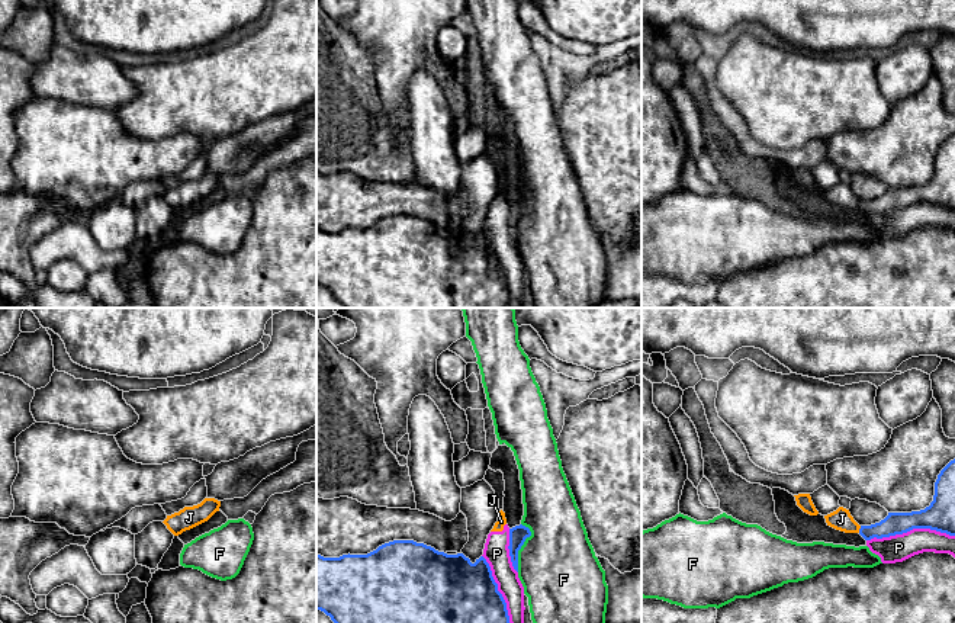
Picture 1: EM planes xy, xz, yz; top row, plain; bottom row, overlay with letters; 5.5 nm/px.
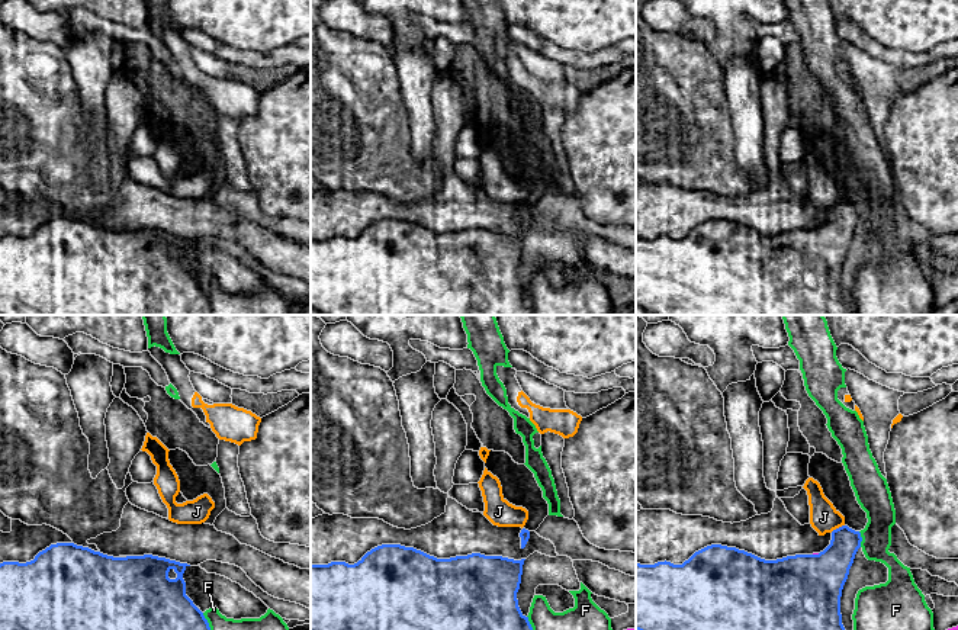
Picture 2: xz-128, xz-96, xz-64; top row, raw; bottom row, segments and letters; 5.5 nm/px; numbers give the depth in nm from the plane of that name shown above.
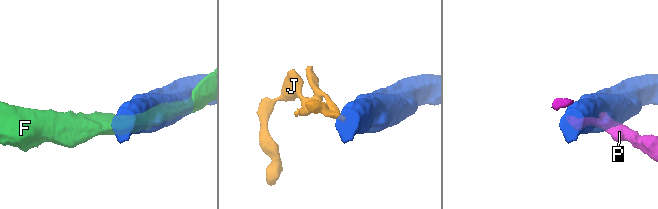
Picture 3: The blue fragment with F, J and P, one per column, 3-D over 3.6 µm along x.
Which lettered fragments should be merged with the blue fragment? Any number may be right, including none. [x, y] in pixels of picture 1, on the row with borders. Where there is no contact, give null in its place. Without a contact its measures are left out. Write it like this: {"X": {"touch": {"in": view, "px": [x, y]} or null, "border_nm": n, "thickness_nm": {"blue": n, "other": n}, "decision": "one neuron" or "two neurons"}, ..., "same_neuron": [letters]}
{"F": {"touch": {"in": "xz", "px": [521, 545]}, "border_nm": 280, "thickness_nm": {"blue": 100, "other": 440}, "decision": "two neurons"}, "J": {"touch": {"in": "yz", "px": [859, 529]}, "border_nm": 40, "thickness_nm": {"blue": 130, "other": 120}, "decision": "two neurons"}, "P": {"touch": {"in": "yz", "px": [910, 529]}, "border_nm": 480, "thickness_nm": {"blue": 170, "other": 150}, "decision": "two neurons"}, "same_neuron": []}

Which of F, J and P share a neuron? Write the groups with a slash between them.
F / J P

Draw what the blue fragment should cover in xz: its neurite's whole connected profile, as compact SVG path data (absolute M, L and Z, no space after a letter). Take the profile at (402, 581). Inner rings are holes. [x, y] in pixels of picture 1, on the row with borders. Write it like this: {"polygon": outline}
{"polygon": "M393 540L367 555L343 555L324 558L316 553L316 610L324 611L334 623L509 623L507 603L498 591L489 563L483 556L470 562L463 553L447 555L414 540Z"}

